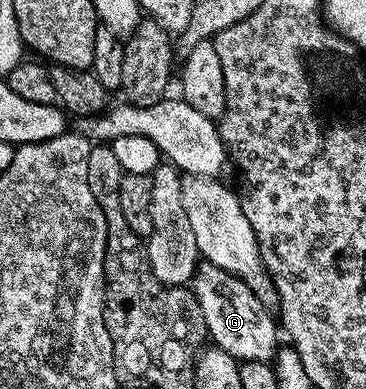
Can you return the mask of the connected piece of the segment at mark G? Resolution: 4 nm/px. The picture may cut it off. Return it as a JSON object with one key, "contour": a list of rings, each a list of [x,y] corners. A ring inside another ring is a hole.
{"contour":[[[203,263],[196,269],[189,285],[197,303],[201,303],[201,315],[205,315],[207,335],[214,348],[225,350],[240,363],[270,362],[274,358],[281,345],[281,329],[276,314],[263,305],[257,295],[253,295],[253,291],[241,278],[226,273],[216,265]]]}

